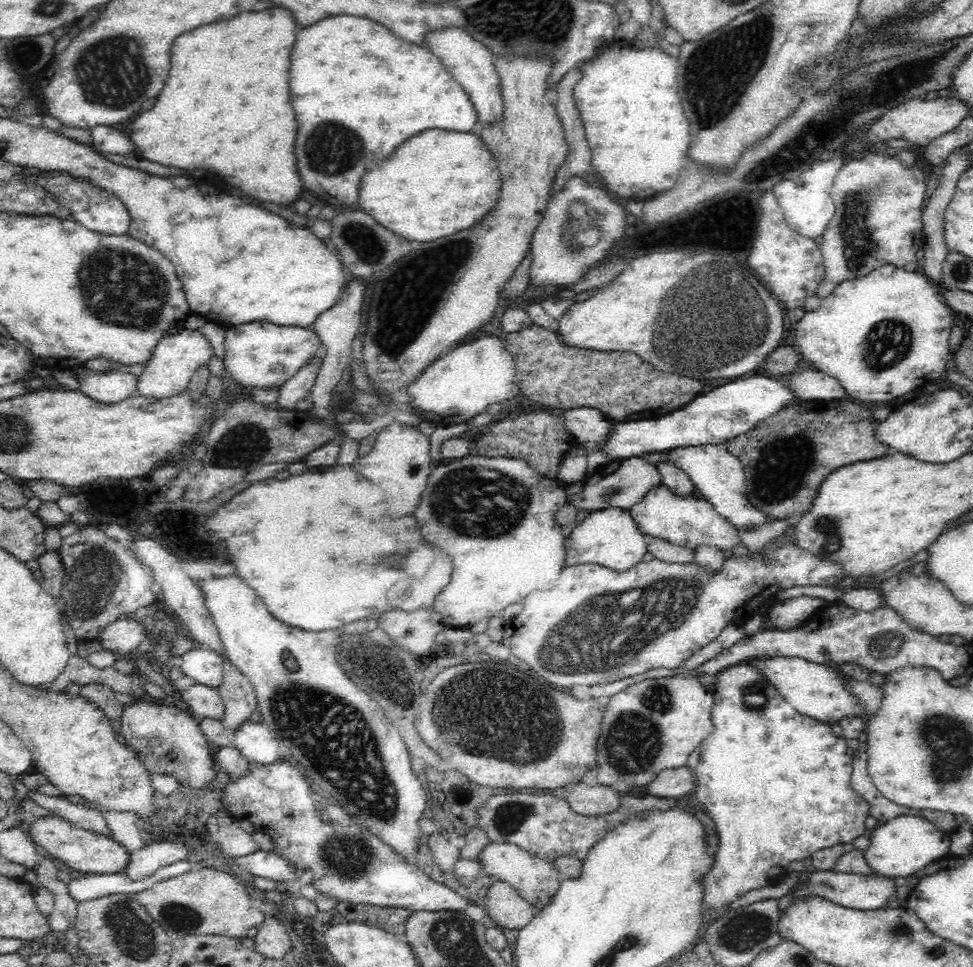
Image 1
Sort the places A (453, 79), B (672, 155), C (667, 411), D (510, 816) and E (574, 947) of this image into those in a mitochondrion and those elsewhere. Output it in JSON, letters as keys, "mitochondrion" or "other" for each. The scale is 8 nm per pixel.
{"A":"other","B":"other","C":"other","D":"mitochondrion","E":"other"}

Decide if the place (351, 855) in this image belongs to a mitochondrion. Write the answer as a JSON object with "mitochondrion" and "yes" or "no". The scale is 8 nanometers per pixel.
{"mitochondrion":"yes"}

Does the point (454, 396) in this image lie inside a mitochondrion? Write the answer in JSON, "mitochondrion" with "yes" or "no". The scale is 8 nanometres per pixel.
{"mitochondrion":"no"}

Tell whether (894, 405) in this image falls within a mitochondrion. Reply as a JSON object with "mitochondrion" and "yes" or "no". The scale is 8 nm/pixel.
{"mitochondrion":"no"}

